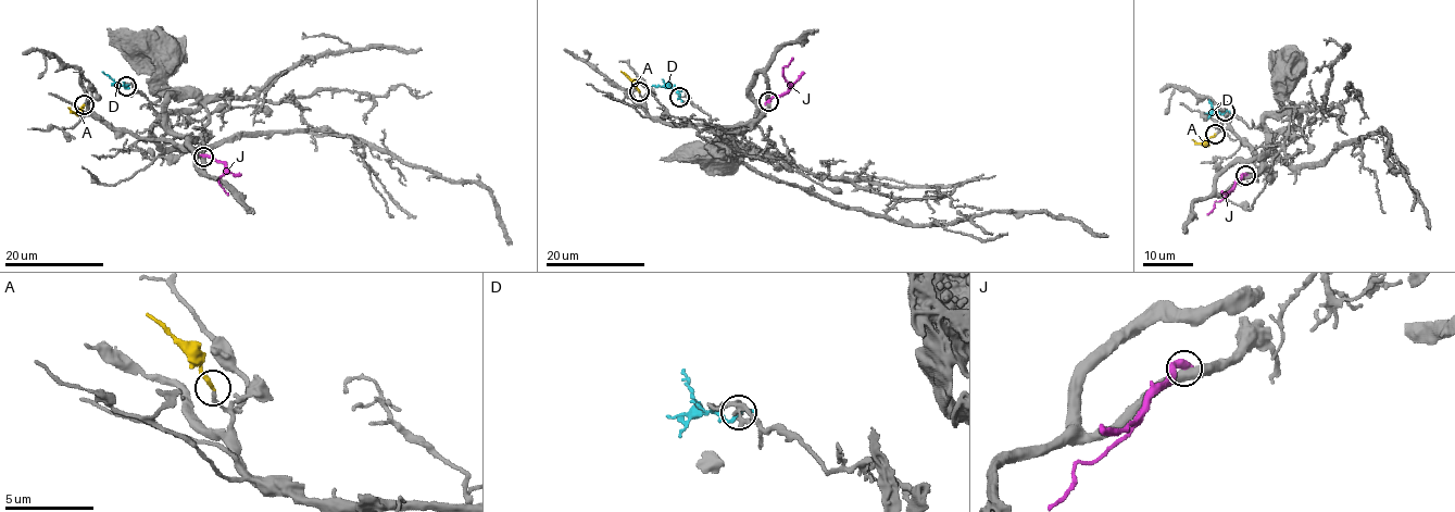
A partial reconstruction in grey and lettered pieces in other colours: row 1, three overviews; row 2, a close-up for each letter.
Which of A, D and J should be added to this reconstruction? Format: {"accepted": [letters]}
{"accepted": ["A"]}

